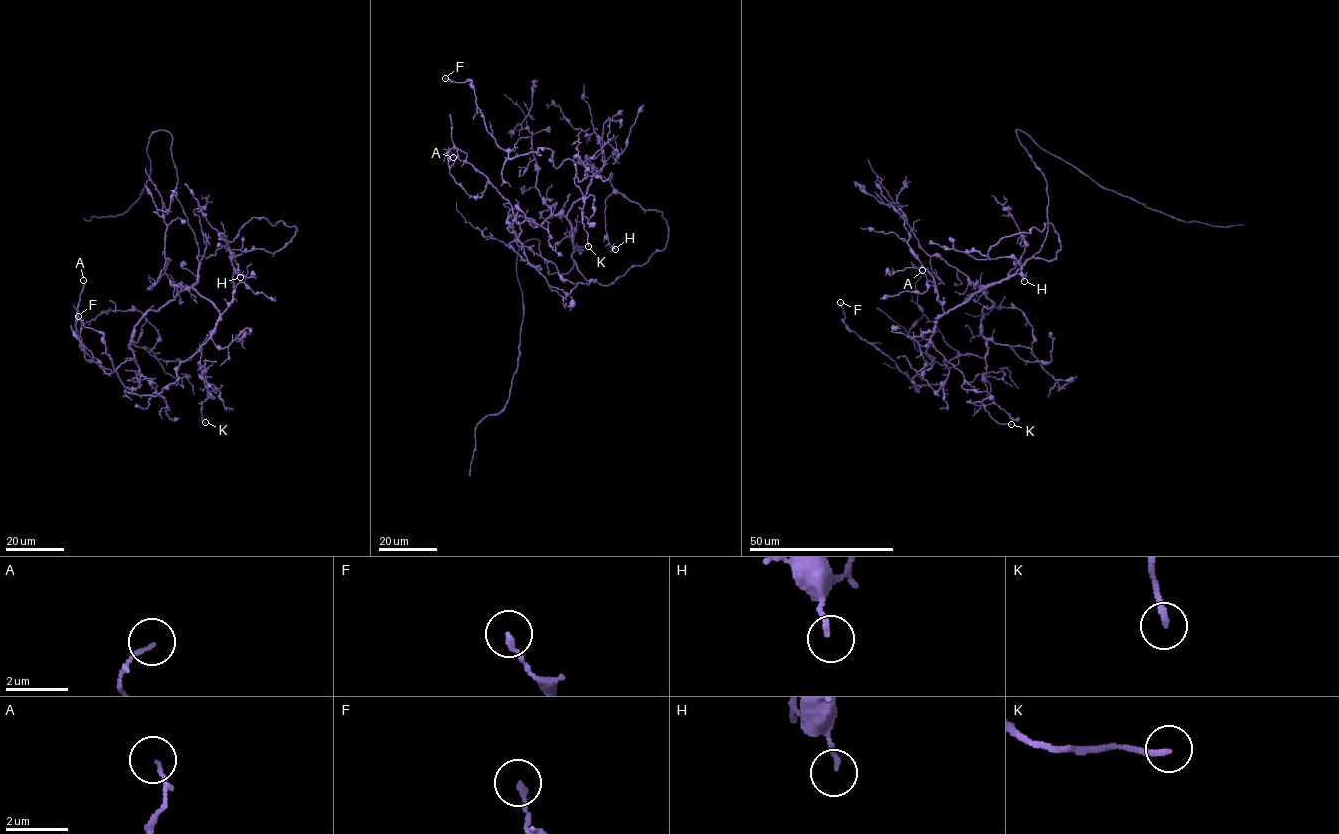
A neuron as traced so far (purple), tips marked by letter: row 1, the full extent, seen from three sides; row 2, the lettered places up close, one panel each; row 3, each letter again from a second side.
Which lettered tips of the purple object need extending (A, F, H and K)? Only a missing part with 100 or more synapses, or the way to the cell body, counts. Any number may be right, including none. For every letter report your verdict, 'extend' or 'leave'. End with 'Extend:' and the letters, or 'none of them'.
A: leave
F: leave
H: leave
K: leave
Extend: none of them

